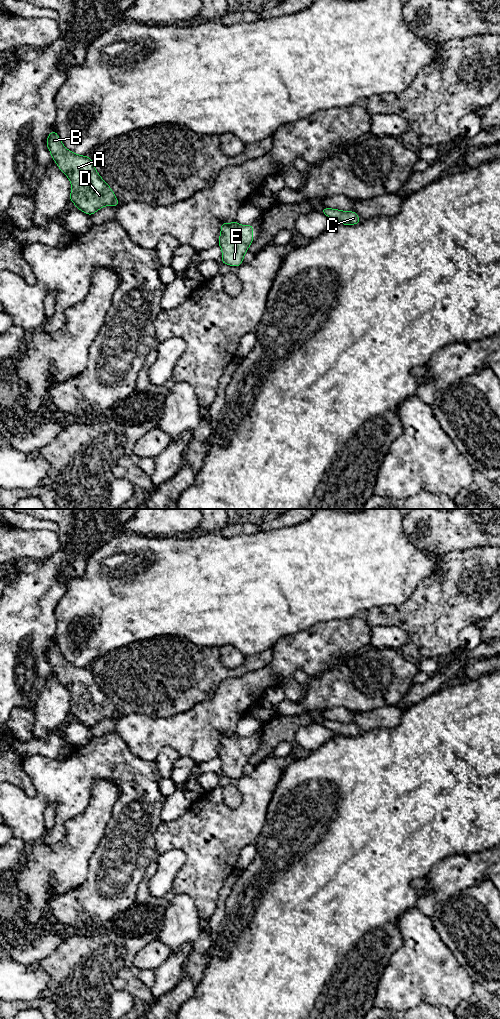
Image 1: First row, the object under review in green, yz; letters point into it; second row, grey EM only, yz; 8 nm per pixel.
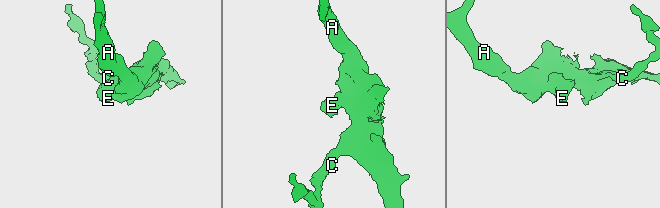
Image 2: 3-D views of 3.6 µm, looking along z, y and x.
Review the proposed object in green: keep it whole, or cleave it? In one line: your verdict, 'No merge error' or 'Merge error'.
No merge error

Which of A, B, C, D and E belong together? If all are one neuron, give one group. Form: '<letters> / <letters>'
A B C D E

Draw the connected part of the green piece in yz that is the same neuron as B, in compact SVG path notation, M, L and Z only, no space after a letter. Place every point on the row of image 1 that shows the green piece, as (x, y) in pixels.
M56 130L49 133L46 144L52 160L71 183L69 200L77 209L92 216L104 206L119 206L113 190L99 175L90 156L68 150Z

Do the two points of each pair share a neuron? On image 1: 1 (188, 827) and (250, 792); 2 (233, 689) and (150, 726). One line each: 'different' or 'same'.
1: same
2: same

